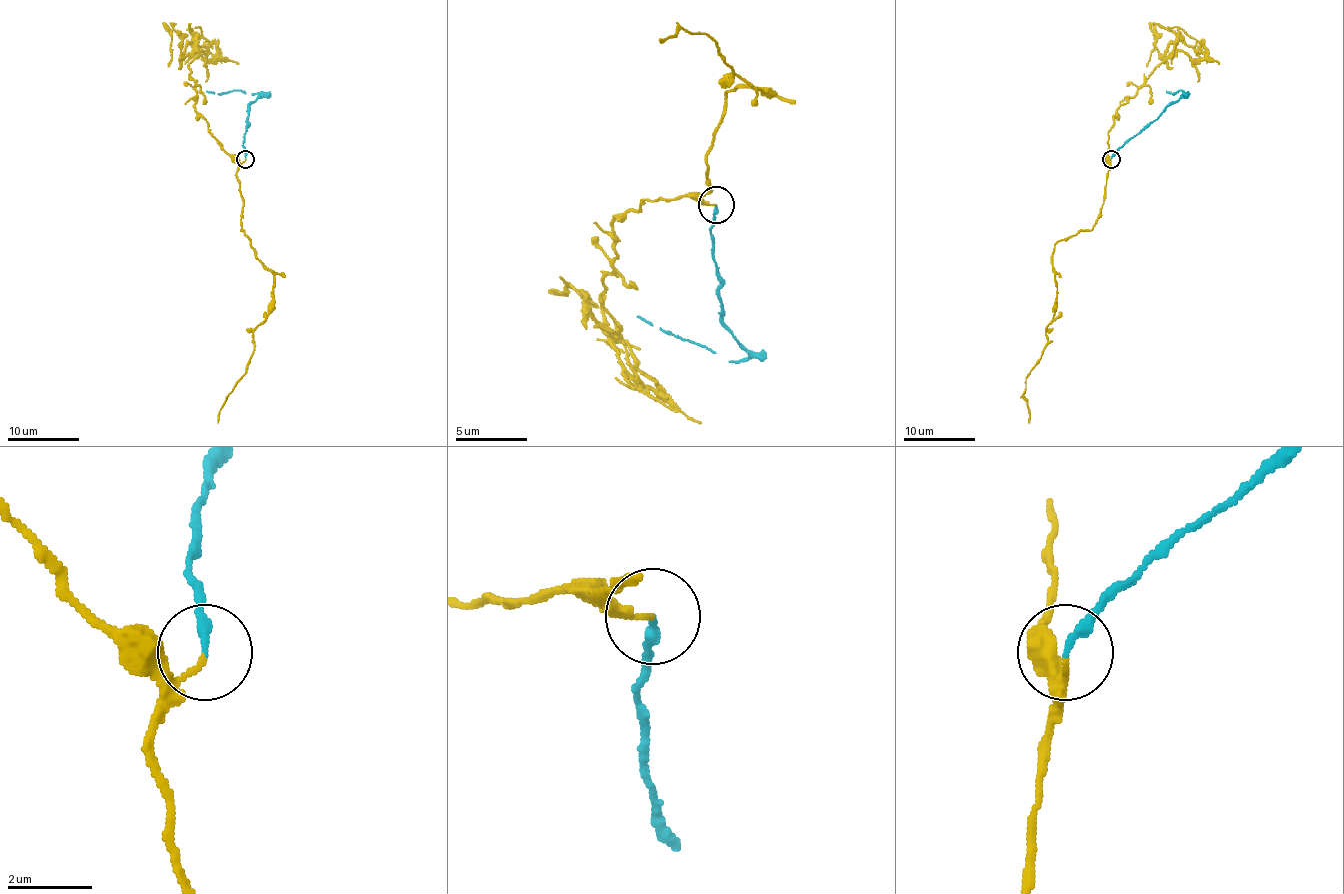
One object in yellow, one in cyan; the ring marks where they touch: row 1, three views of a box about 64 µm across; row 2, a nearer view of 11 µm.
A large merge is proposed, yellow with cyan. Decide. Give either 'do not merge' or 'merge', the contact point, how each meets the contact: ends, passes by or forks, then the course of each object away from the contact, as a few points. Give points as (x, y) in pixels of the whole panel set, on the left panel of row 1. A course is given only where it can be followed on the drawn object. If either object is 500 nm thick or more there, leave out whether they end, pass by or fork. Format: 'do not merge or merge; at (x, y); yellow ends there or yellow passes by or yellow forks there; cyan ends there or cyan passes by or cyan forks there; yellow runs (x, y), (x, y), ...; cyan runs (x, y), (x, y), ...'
do not merge; at (245, 159); yellow ends there; cyan ends there; yellow runs (245, 159), (236, 173), (243, 204), (241, 231), (274, 275), (272, 311), (252, 334), (252, 354), (218, 422); cyan runs (245, 159), (243, 137), (249, 105), (261, 95), (206, 91)

